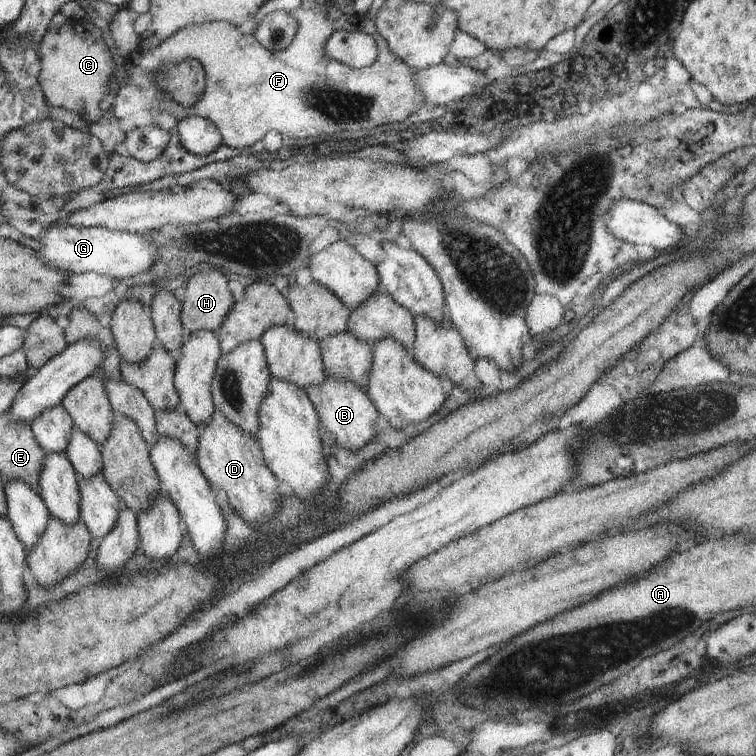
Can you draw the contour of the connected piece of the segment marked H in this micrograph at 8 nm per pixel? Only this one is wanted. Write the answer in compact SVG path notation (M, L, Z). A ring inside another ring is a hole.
M218 268L190 276L180 314L182 326L189 333L194 334L196 330L216 333L222 326L235 302L228 281L226 274L218 272Z

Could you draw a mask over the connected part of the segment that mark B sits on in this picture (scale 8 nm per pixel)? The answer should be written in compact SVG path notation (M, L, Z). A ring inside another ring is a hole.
M326 376L320 386L316 386L316 384L308 386L305 392L314 405L322 426L334 436L334 440L340 448L344 448L344 450L364 448L378 434L379 412L365 390L358 388L354 382L336 380L332 376Z

